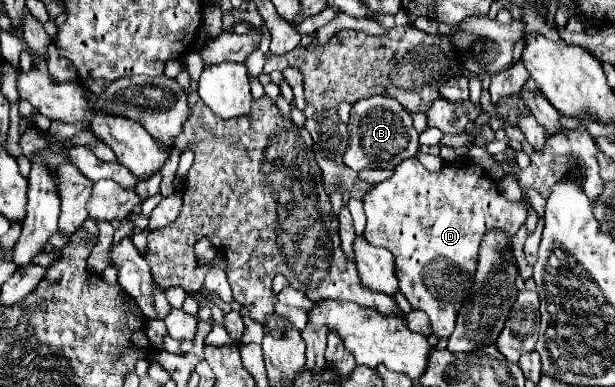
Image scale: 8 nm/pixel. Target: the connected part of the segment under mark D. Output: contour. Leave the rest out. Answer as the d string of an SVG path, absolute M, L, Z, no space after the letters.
M415 157L395 167L391 179L377 183L365 197L365 239L385 247L395 257L399 289L413 309L429 315L433 335L449 337L457 309L465 299L477 267L479 243L485 231L499 227L513 235L527 217L523 201L507 201L487 171L465 159L445 163L443 169L427 171Z

